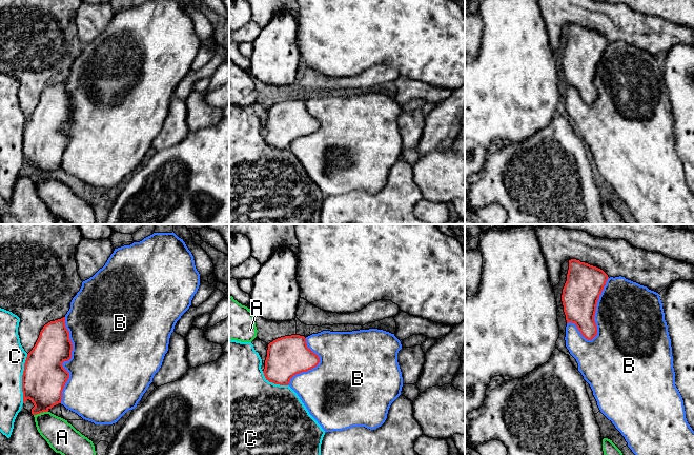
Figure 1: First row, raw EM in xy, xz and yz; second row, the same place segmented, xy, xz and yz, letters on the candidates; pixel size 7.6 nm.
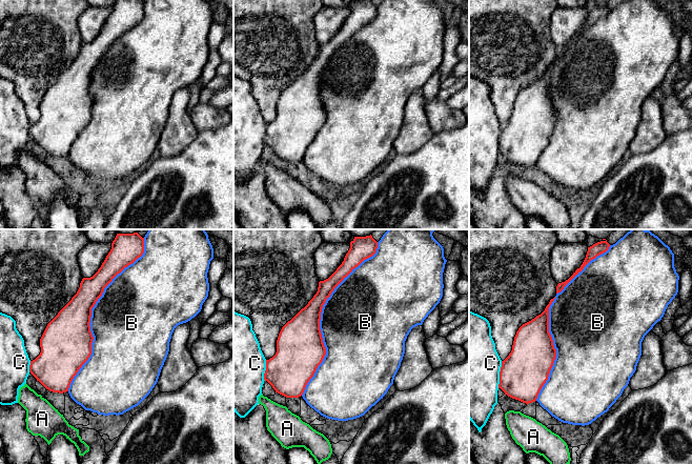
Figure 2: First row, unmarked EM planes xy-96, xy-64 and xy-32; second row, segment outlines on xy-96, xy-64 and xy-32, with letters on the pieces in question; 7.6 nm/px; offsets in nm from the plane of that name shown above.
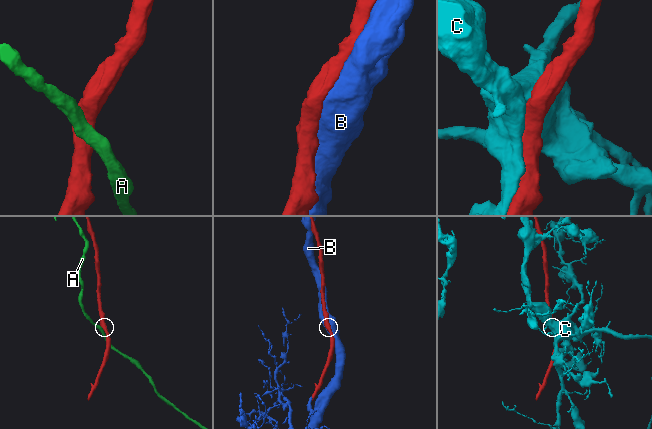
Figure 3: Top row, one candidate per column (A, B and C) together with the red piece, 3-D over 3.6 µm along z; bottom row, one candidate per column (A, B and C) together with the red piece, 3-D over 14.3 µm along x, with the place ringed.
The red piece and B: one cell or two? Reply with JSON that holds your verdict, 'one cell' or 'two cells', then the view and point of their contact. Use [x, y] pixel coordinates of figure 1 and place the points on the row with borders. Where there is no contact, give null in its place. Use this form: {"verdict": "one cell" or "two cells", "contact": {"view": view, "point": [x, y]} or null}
{"verdict": "one cell", "contact": {"view": "yz", "point": [595, 310]}}

